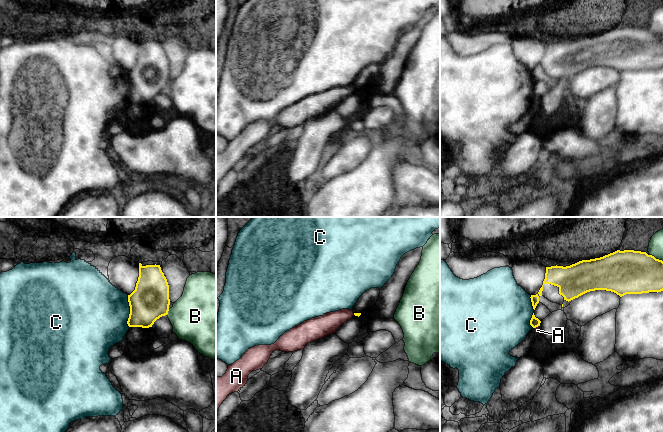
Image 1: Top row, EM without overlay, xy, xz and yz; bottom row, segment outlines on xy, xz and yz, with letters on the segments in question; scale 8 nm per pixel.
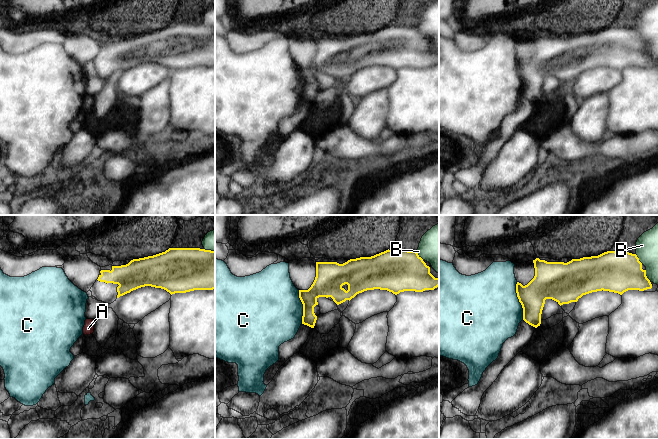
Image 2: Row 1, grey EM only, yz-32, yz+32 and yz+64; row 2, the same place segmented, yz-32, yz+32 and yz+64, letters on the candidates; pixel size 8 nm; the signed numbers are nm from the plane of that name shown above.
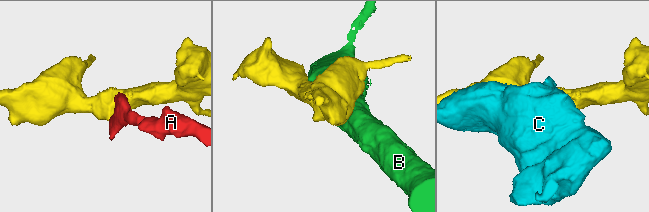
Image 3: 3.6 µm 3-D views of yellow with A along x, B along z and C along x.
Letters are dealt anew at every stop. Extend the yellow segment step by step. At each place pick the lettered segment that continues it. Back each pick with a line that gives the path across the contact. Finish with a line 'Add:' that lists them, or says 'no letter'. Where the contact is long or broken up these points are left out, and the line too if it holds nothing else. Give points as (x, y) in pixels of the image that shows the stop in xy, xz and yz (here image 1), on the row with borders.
Add: no letter

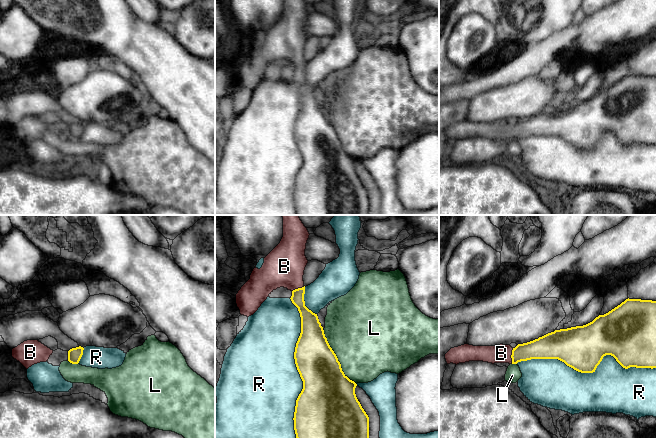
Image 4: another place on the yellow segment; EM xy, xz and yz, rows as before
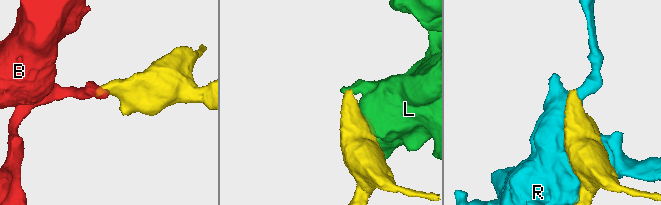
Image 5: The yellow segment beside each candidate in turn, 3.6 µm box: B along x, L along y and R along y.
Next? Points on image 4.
B: across yz (541, 348), (511, 356), (501, 353)
Add: B

